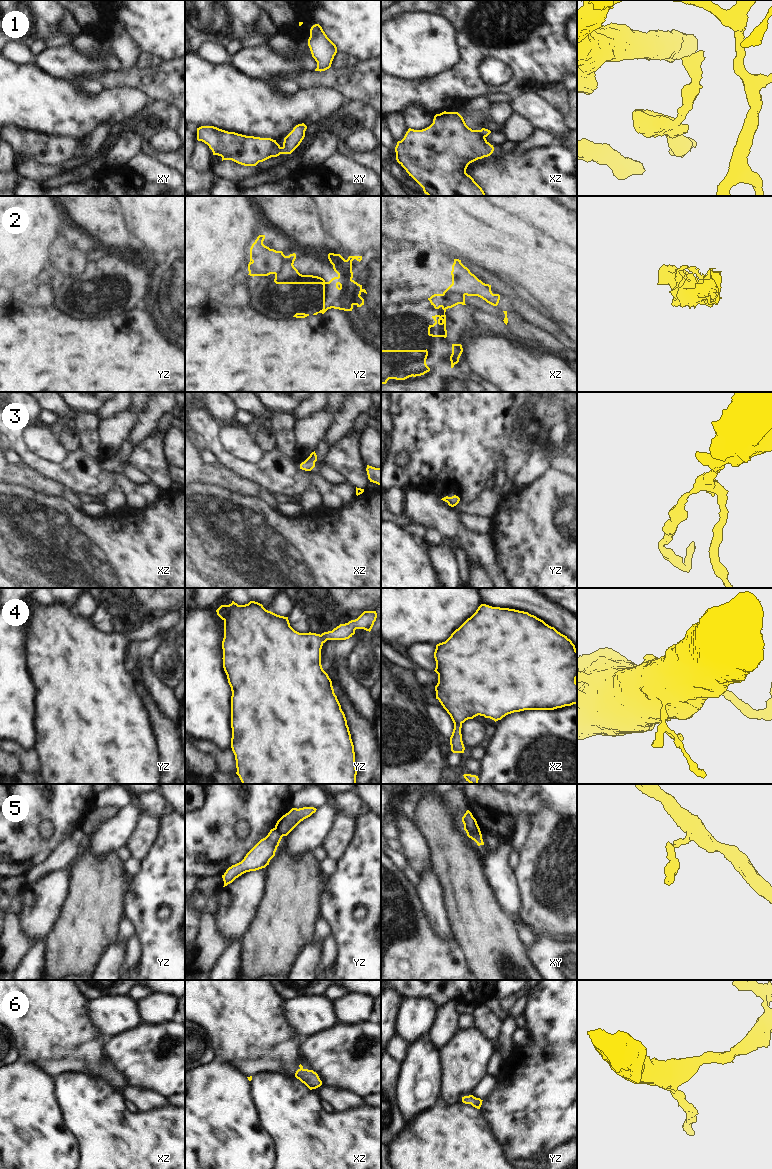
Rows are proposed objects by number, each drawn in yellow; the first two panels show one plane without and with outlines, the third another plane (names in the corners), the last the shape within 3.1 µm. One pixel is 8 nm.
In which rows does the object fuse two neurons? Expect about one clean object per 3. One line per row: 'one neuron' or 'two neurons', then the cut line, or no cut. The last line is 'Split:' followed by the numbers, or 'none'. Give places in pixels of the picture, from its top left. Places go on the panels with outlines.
1: two neurons; cut xz (479, 130), (484, 137)
2: two neurons; cut yz (285, 256), (279, 270), (275, 274)
3: one neuron; cut none
4: one neuron; cut none
5: two neurons; cut xy (466, 831), (480, 833)
6: one neuron; cut none
Split: 1, 2, 5

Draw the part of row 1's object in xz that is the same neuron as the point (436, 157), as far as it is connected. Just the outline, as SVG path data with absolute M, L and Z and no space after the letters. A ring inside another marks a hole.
M458 112L436 114L433 123L422 130L409 128L395 147L396 160L428 196L486 196L466 173L468 165L494 151L480 130L469 128Z

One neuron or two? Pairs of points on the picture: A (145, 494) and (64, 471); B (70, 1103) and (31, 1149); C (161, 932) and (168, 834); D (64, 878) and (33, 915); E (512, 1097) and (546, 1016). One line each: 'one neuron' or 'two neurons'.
A: one neuron
B: two neurons
C: one neuron
D: one neuron
E: one neuron

